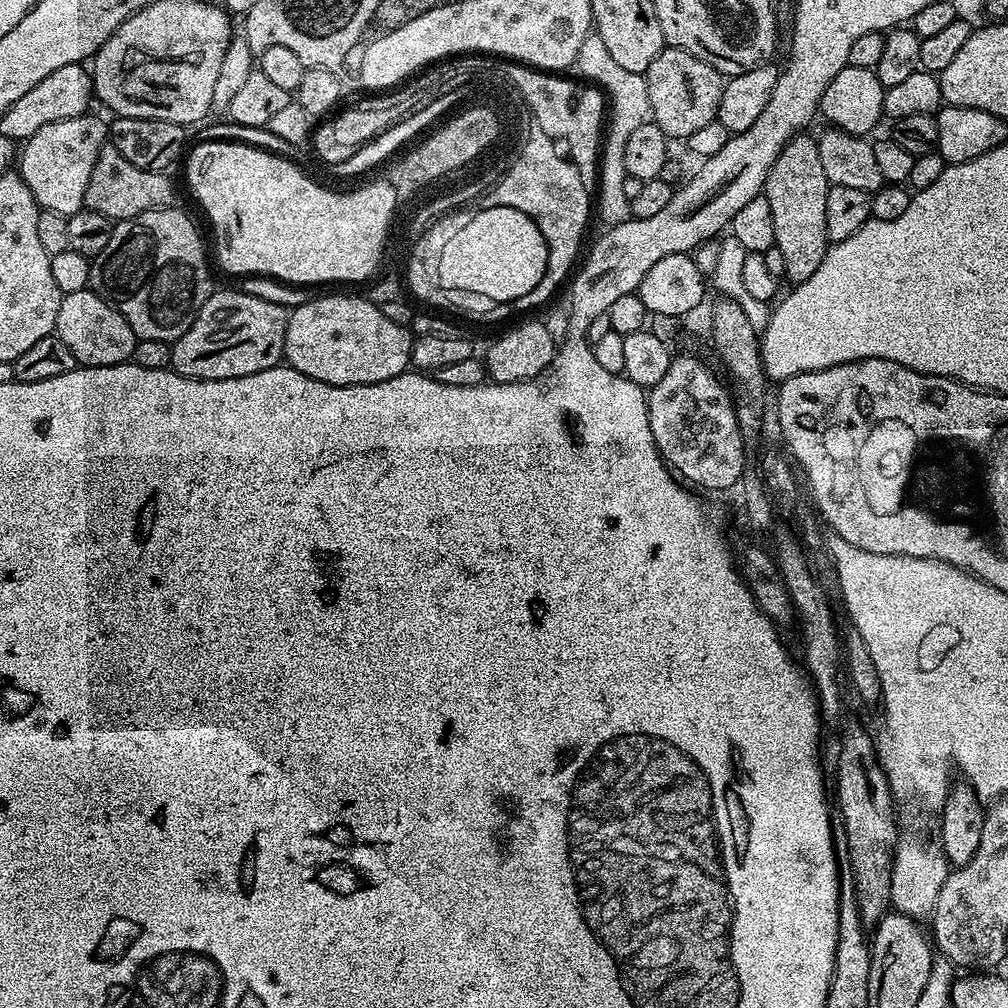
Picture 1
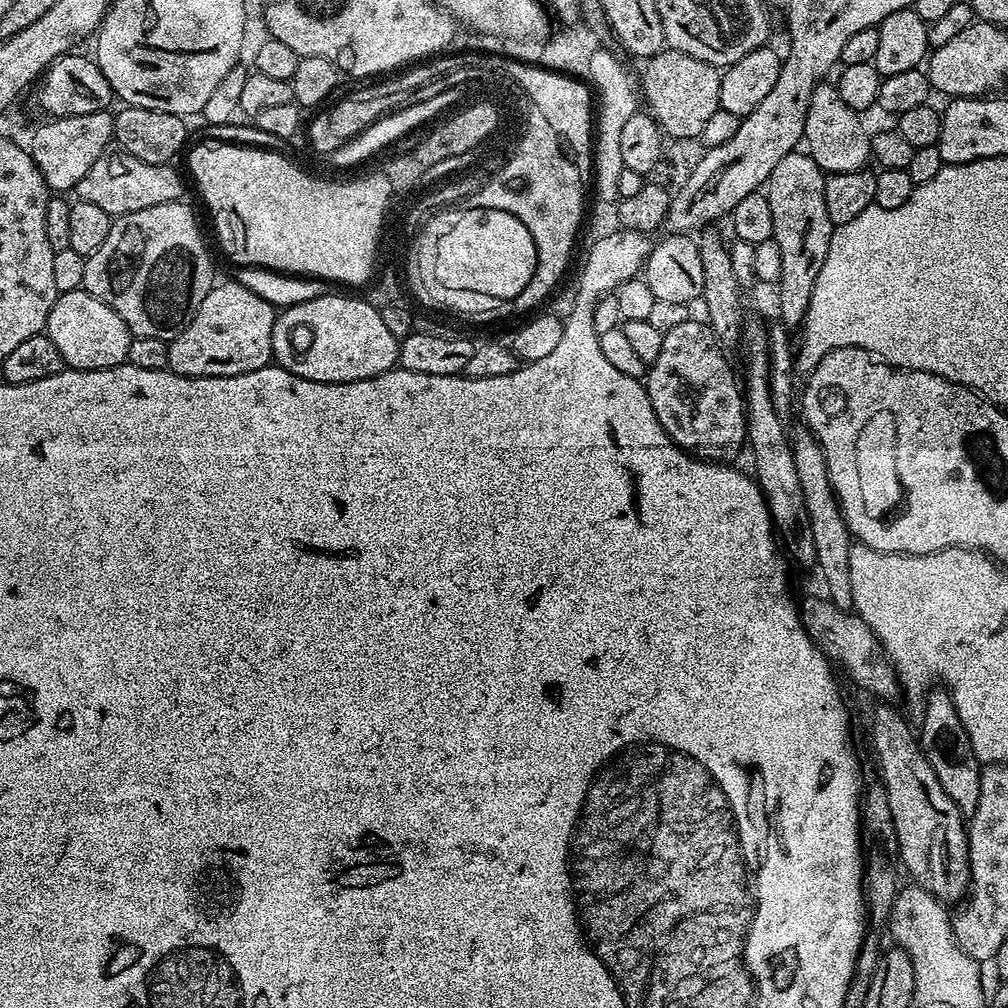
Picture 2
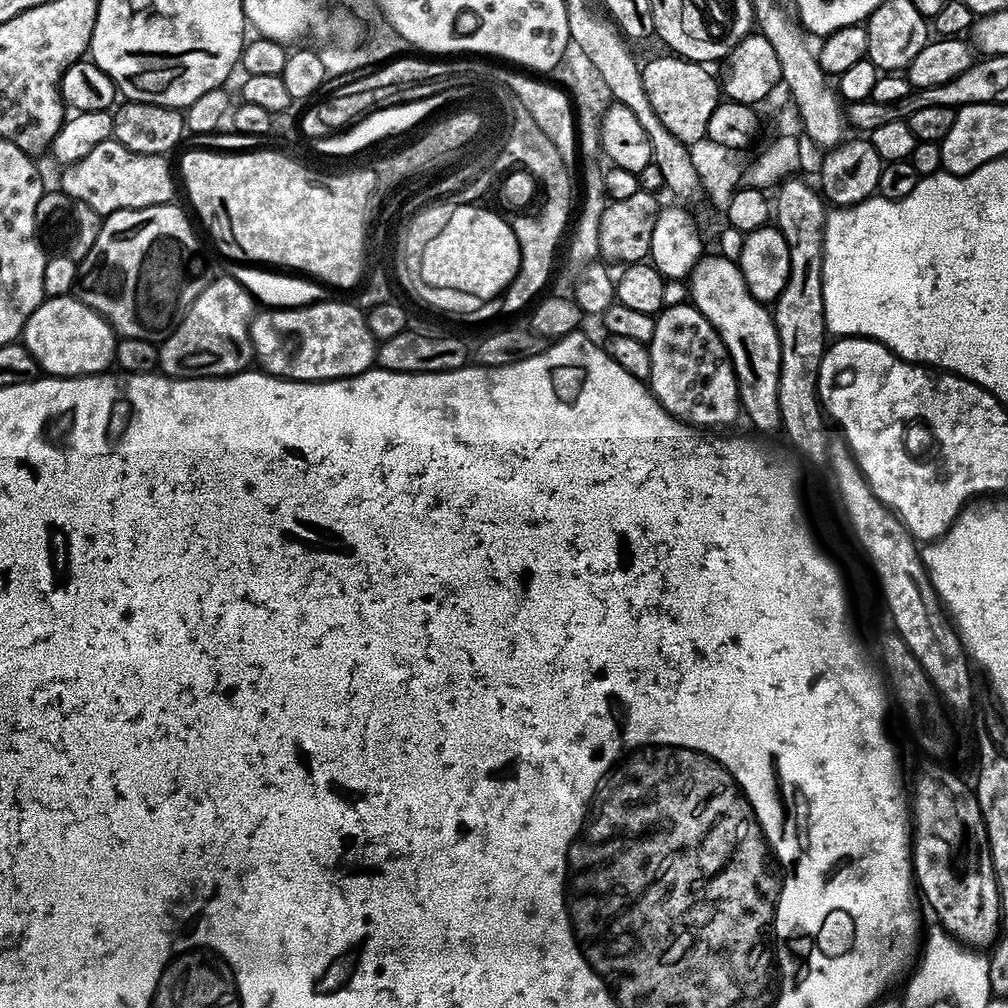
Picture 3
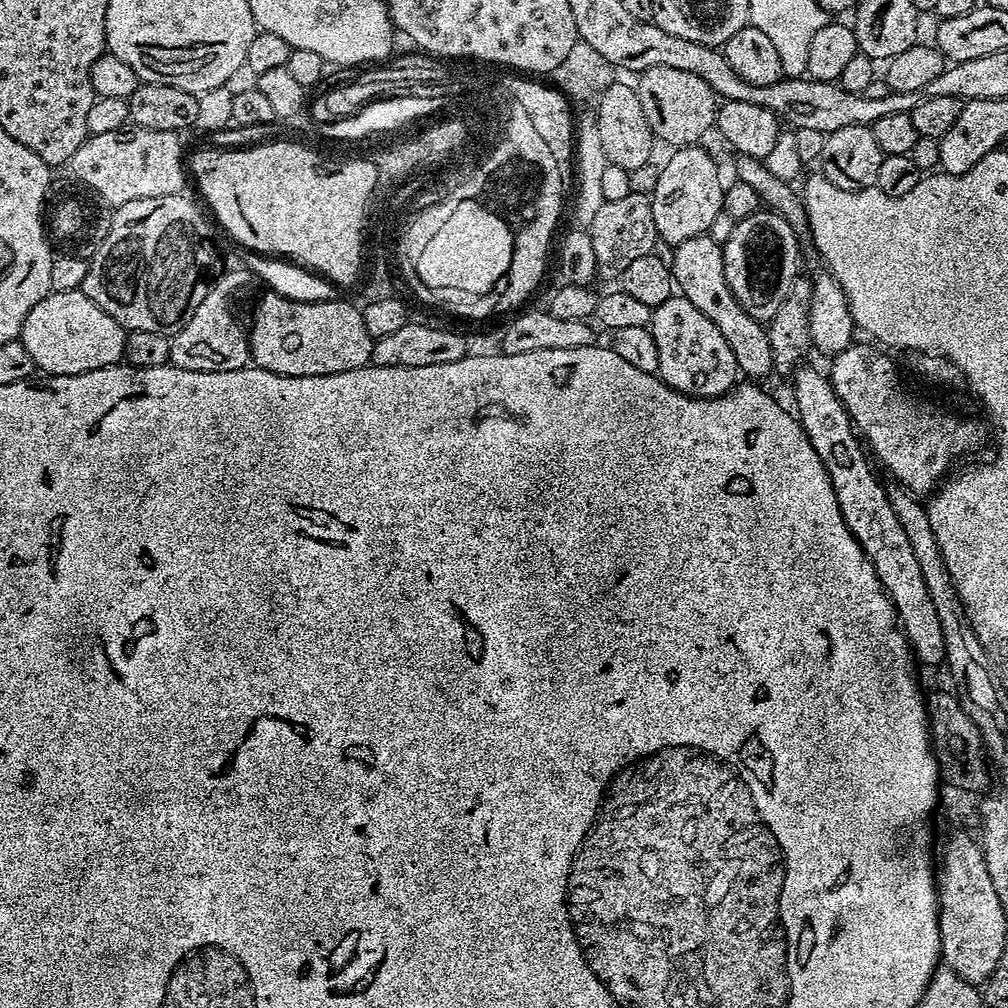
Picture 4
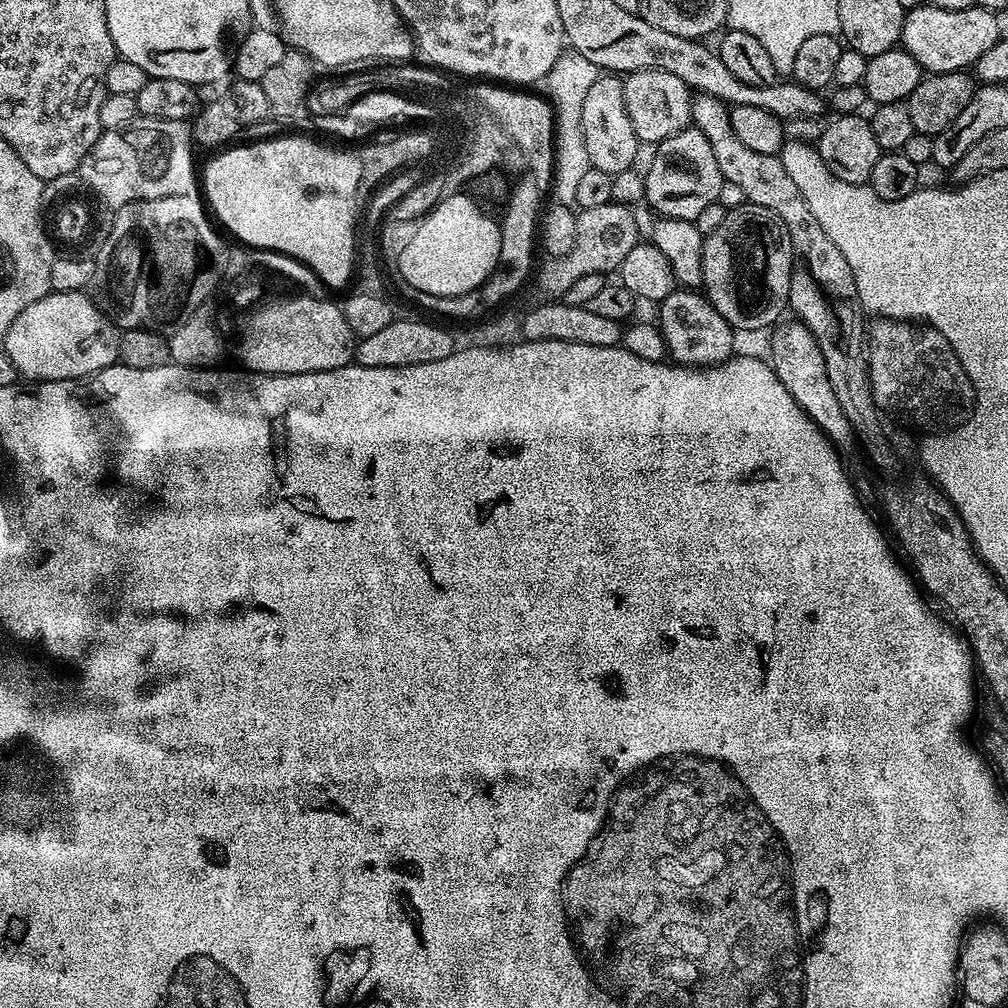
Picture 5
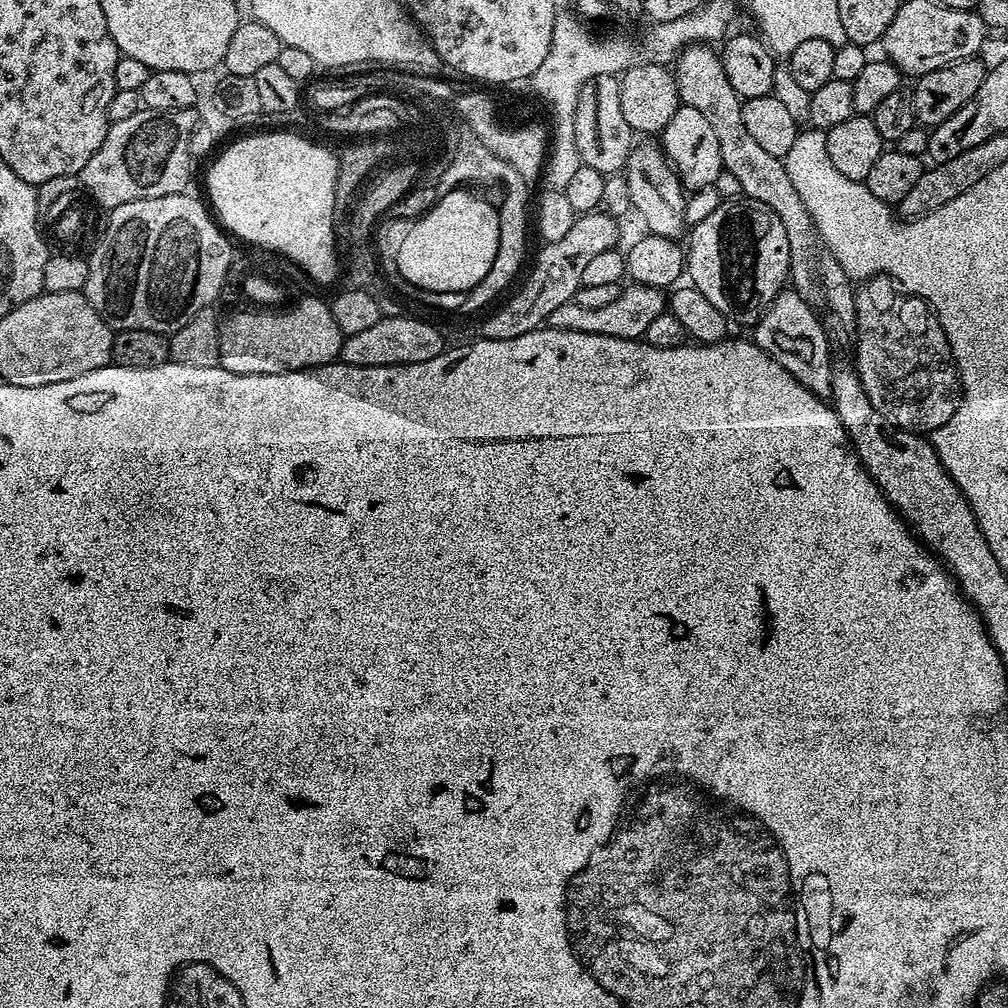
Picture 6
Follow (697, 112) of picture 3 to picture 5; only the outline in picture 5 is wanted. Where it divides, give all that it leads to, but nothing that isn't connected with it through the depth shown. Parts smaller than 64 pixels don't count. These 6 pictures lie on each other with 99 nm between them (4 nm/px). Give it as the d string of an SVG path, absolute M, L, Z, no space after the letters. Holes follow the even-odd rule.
M638 70L623 77L626 112L634 126L634 134L641 145L655 146L666 138L689 127L692 121L693 89L682 78L666 70Z

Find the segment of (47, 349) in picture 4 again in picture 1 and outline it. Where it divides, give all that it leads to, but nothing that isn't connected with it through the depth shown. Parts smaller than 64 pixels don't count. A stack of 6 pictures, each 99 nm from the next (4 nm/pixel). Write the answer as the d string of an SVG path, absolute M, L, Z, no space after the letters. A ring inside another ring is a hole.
M88 288L74 294L61 295L54 334L62 342L66 342L66 346L70 346L70 354L74 354L77 365L89 368L131 361L138 339L134 330L130 330L130 322L126 322L126 318L110 307L97 292Z

